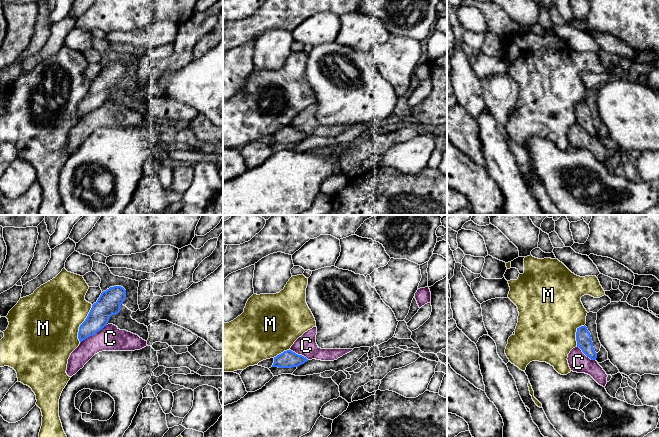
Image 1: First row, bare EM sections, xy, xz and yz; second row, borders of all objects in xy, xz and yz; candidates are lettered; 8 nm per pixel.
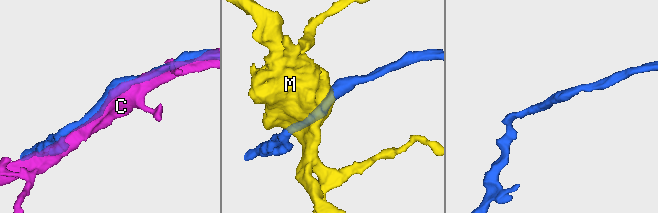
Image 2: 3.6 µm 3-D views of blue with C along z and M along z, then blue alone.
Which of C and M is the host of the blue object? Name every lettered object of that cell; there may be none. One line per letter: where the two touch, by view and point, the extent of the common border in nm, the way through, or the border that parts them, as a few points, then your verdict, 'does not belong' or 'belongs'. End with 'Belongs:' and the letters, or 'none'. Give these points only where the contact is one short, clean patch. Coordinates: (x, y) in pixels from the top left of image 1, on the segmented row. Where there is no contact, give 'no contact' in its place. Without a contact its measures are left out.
C: contact xy (93, 334); length 260 nm; belongs
M: contact xy (81, 324); length 320 nm; does not belong
Belongs: C

